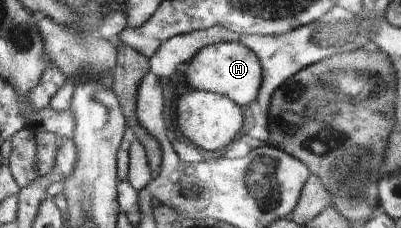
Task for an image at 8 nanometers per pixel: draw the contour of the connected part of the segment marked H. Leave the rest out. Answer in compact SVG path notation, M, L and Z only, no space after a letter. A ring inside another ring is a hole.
M220 42L202 48L189 61L185 73L190 89L219 93L238 105L248 105L257 99L263 75L260 58L254 50L240 42Z

